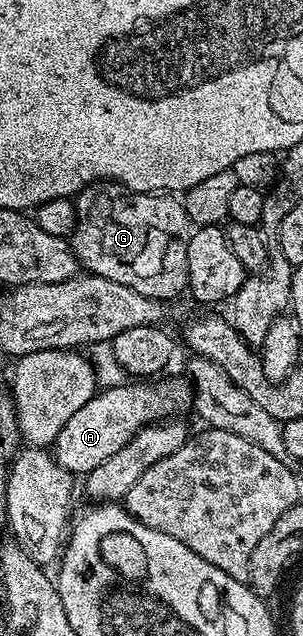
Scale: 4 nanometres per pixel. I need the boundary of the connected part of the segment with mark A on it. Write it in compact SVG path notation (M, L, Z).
M166 377L154 383L112 385L96 392L95 397L89 399L81 411L75 412L55 437L55 462L73 475L86 475L93 471L93 467L101 467L101 463L105 463L105 459L111 458L116 451L121 451L121 447L125 447L137 431L190 410L193 405L192 386L179 377Z

